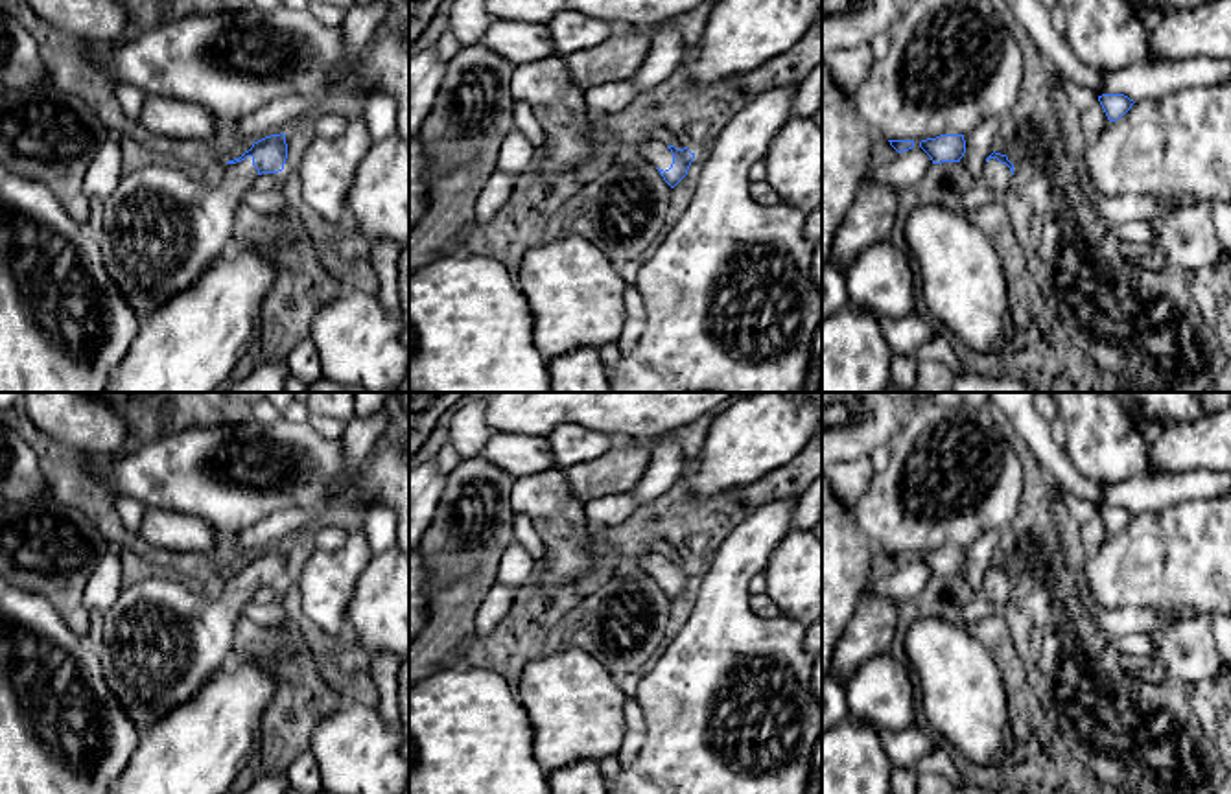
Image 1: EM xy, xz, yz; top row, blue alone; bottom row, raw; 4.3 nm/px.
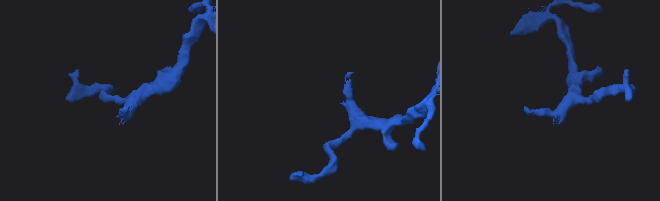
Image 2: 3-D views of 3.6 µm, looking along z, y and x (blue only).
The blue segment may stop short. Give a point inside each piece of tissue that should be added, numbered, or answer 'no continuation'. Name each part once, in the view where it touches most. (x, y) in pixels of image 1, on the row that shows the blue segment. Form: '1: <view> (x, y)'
1: xy (164, 225)

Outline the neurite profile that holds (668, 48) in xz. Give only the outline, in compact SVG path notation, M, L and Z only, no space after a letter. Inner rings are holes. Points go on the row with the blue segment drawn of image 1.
M660 28L652 37L645 63L630 77L638 92L652 90L665 83L684 63L686 44L674 28Z

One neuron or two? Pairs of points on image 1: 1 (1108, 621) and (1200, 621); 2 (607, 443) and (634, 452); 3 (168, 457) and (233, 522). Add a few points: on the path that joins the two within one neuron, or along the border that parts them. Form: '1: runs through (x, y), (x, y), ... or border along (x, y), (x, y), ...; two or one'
1: border along (1128, 607), (1189, 608), (1195, 614); two
2: border along (618, 441), (601, 455), (577, 465); two
3: runs through (185, 474), (216, 505); one

